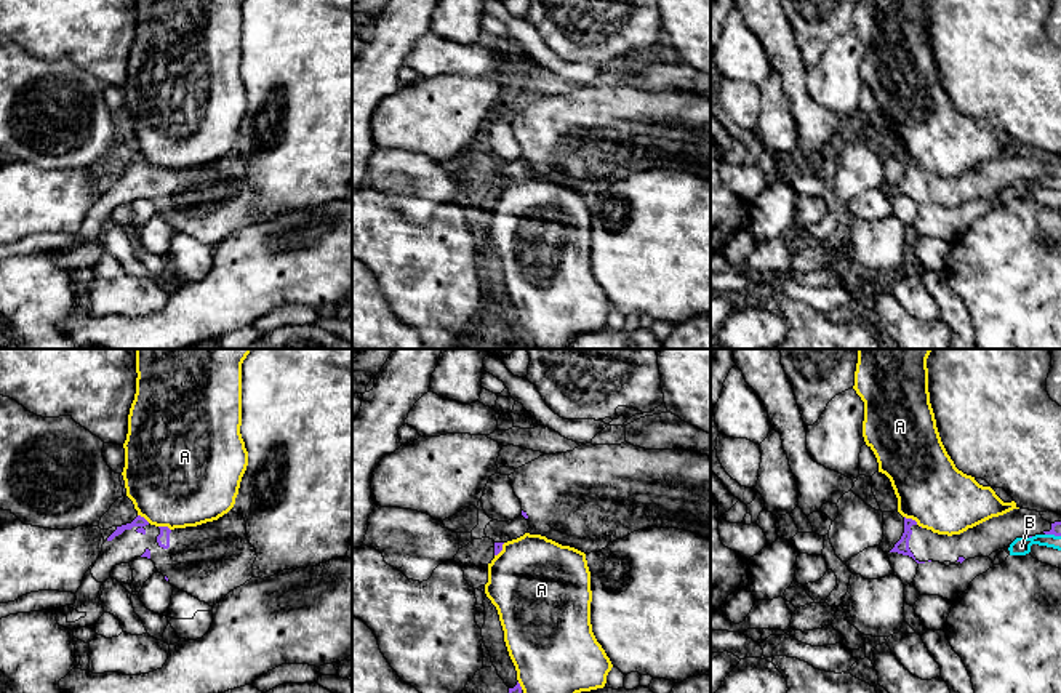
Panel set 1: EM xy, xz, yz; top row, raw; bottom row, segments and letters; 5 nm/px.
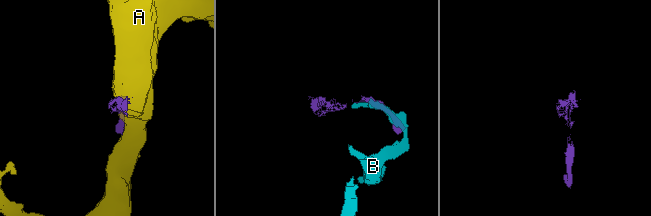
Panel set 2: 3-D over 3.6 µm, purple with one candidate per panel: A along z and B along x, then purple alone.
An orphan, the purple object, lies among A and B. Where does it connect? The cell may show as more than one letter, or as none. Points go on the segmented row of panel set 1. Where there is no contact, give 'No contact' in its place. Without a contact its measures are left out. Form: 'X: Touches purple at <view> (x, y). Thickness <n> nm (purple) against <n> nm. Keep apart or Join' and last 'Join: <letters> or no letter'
A: Touches purple at yz (911, 519). Thickness 70 nm (purple) against 340 nm. Keep apart
B: Touches purple at yz (1053, 533). Thickness 50 nm (purple) against 90 nm. Keep apart
Join: no letter

